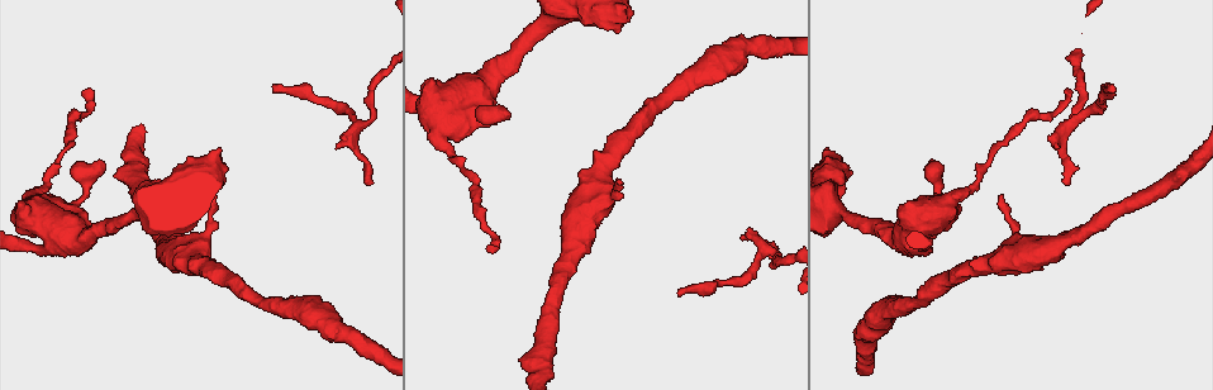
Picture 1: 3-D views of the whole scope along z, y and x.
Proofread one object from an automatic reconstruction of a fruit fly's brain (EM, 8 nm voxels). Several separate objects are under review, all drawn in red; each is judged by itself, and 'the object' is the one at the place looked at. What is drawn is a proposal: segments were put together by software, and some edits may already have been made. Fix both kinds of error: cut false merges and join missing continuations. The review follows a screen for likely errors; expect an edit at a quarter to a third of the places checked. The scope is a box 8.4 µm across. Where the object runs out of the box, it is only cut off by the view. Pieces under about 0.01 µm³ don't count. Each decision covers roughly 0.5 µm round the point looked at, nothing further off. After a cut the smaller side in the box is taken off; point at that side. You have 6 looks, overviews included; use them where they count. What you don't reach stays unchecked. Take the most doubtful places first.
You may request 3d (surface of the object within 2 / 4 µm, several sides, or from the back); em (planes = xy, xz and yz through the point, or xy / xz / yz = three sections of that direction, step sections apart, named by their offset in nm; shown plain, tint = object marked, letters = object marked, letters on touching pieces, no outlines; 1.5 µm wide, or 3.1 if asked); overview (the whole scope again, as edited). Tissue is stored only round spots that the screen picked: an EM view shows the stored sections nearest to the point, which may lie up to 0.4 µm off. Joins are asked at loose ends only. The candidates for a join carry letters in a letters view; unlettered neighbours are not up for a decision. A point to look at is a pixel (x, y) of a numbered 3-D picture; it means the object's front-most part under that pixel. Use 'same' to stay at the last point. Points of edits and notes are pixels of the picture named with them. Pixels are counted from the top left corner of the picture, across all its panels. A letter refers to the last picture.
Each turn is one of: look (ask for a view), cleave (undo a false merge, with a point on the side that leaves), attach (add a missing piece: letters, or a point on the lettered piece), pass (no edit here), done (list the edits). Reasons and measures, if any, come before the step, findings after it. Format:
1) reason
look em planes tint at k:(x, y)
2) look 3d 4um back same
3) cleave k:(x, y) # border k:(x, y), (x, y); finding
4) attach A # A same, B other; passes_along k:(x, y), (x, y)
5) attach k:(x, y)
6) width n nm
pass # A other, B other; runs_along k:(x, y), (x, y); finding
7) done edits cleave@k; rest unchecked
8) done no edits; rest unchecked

look em xy step 4 letters at 1:(273, 91)

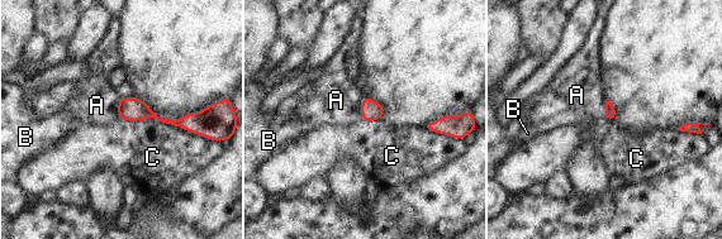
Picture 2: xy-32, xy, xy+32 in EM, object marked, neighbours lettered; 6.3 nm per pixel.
attach A # A same, B other, C other; passes_along 2:(371, 110), (361, 108), (336, 100); it goes on there

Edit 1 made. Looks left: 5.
branch stops here
look 3d 4um at 1:(371, 184)

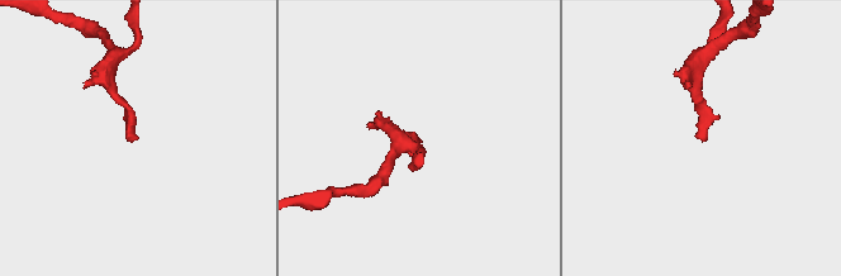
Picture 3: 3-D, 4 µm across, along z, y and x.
need the tissue
look em planes letters at 3:(136, 139)

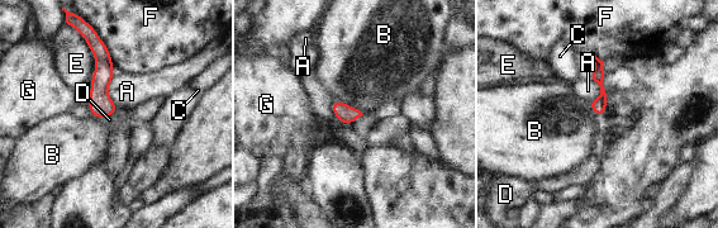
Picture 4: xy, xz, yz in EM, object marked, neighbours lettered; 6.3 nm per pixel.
width 100 nm
attach D # A other, B other, C other, D same, E other, F other, G other; passes_along 4:(598, 105), (600, 114), (600, 142); the cell continues

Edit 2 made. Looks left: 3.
see it whole again
look overview

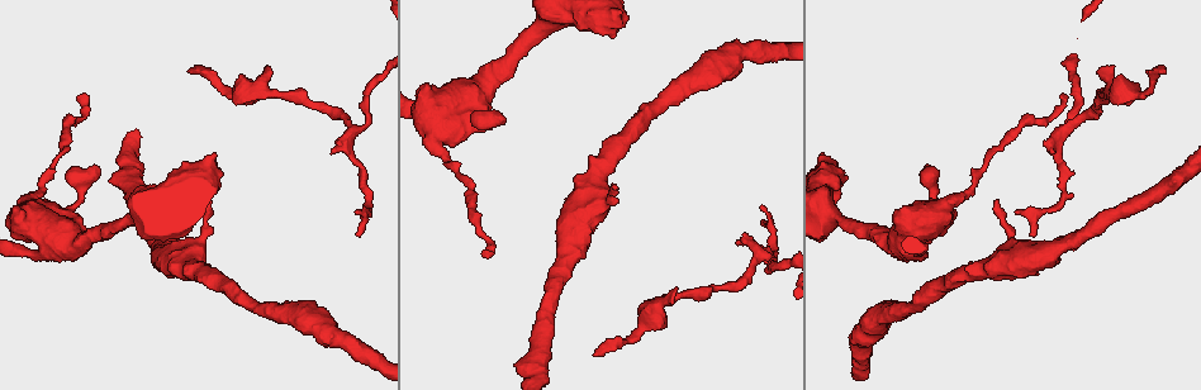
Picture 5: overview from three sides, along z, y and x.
tapers out
look em planes letters at 5:(995, 200)

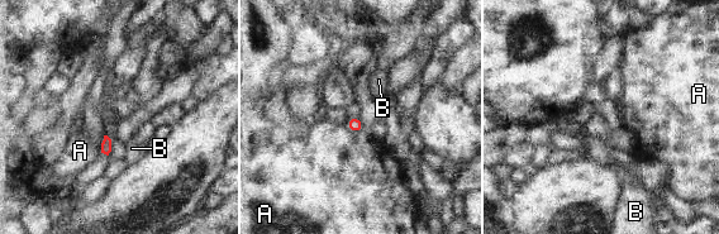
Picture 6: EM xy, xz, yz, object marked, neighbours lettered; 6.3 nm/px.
pass # A other, B other; border 6:(346, 124), (350, 129), (361, 133); none of them fits

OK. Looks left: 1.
done edits attach@2, attach@4; rest unchecked

